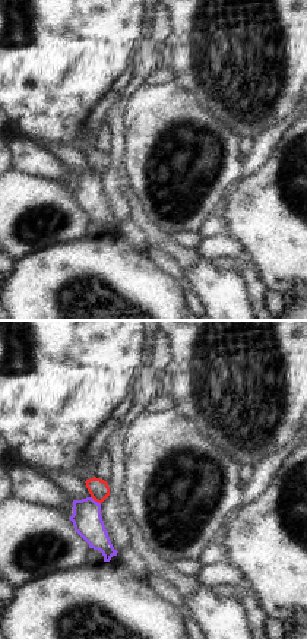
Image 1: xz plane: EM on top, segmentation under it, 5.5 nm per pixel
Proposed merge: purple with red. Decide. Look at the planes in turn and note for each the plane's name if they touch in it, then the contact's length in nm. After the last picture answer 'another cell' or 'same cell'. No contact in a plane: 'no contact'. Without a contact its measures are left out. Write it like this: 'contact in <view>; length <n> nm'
contact in xz; length 70 nm

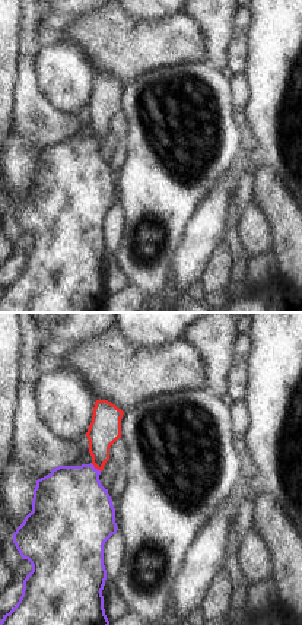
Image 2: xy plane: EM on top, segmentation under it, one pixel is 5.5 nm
contact in xy; length 80 nm

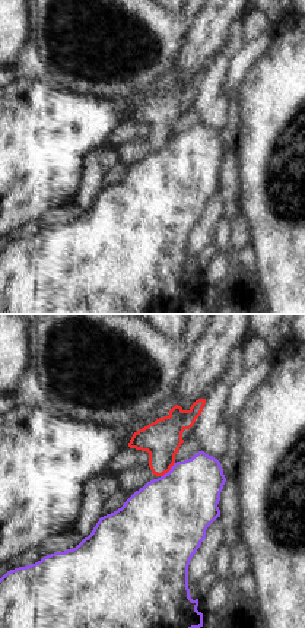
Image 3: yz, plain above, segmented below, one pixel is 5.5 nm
contact in yz; length 120 nm

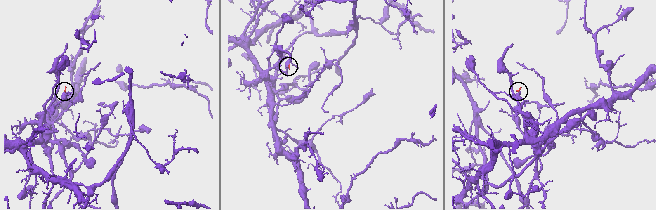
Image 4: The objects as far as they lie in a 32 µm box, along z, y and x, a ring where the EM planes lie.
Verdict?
another cell

